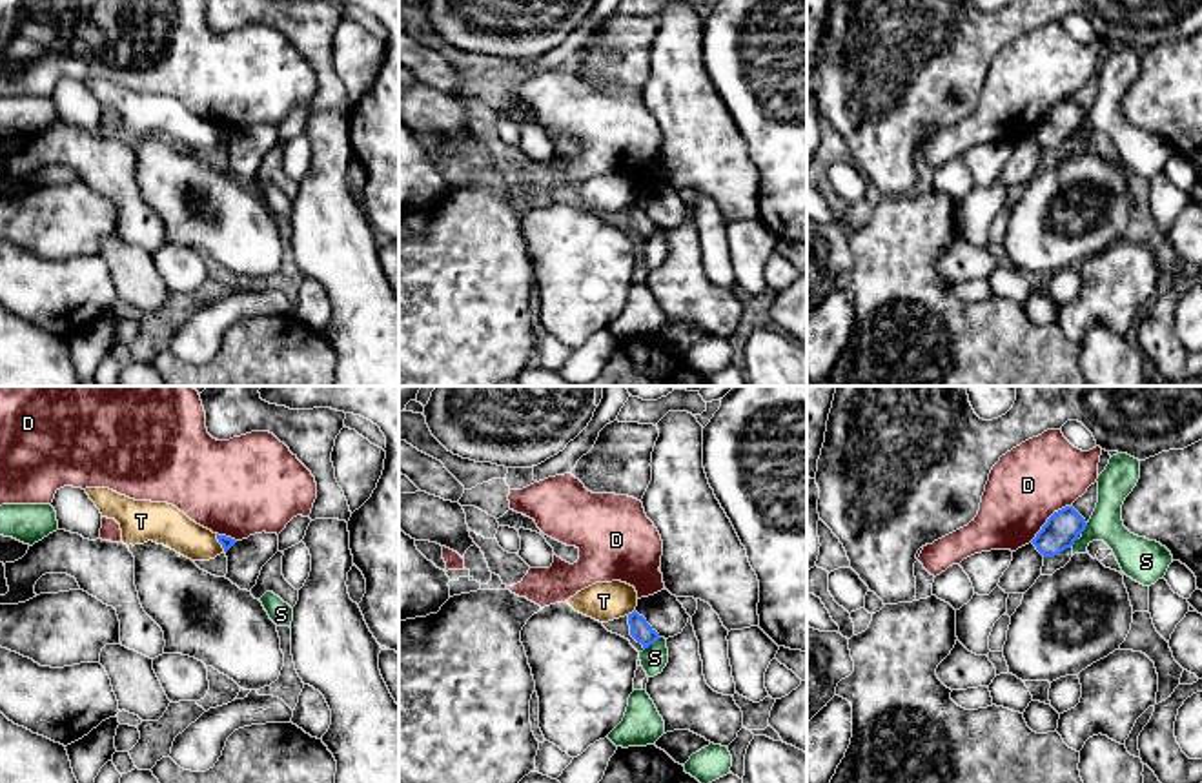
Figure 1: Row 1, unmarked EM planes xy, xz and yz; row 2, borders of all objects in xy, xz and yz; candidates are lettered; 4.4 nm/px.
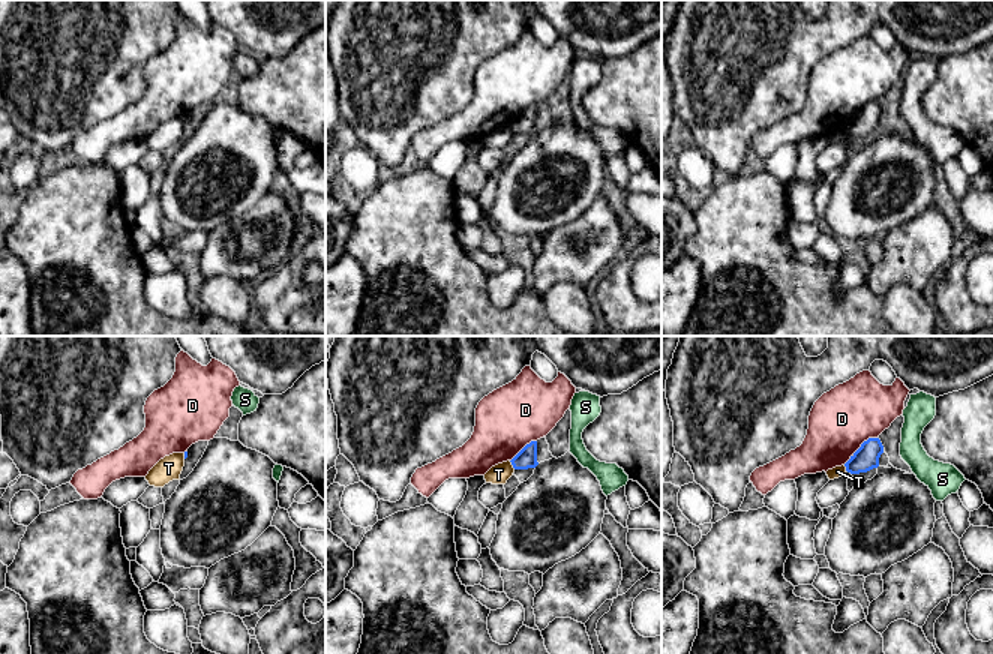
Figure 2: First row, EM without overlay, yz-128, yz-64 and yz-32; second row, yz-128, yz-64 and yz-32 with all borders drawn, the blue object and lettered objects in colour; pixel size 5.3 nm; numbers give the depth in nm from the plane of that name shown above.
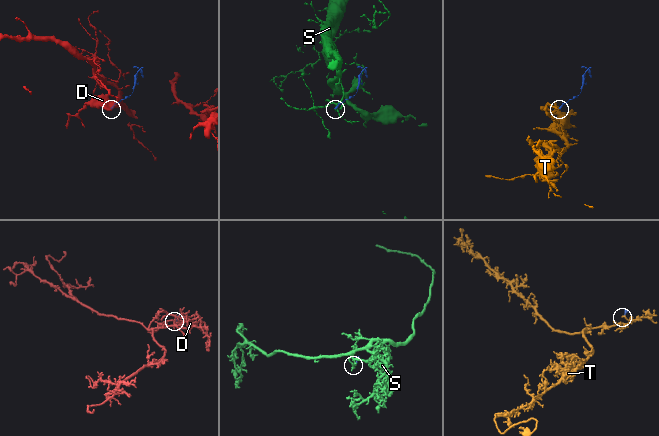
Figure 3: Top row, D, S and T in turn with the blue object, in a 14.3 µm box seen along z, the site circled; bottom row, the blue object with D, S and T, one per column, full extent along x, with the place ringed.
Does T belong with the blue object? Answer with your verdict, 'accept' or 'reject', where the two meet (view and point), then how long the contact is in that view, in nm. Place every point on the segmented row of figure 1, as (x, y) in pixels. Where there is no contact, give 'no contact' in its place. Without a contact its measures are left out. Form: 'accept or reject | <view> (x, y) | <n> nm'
reject | xz (632, 612) | 50 nm

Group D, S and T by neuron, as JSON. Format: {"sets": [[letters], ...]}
{"sets": [["D"], ["S"], ["T"]]}

